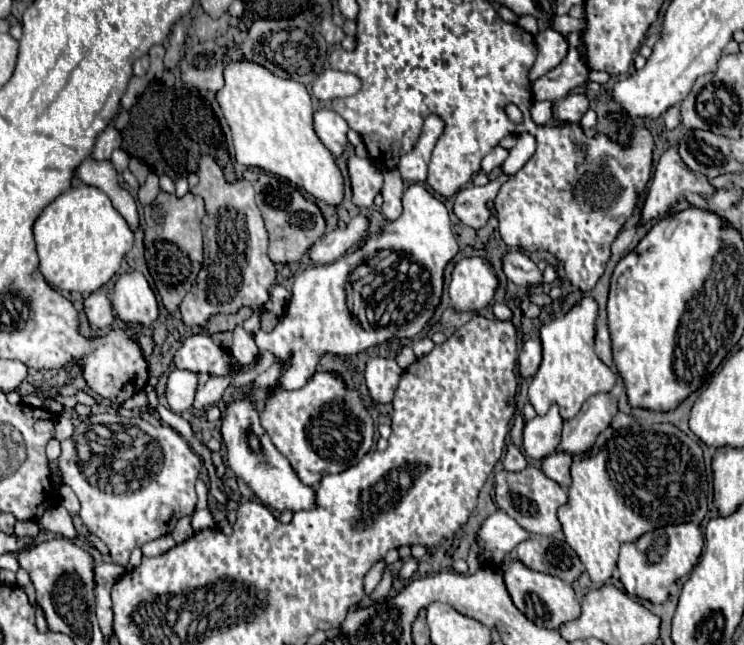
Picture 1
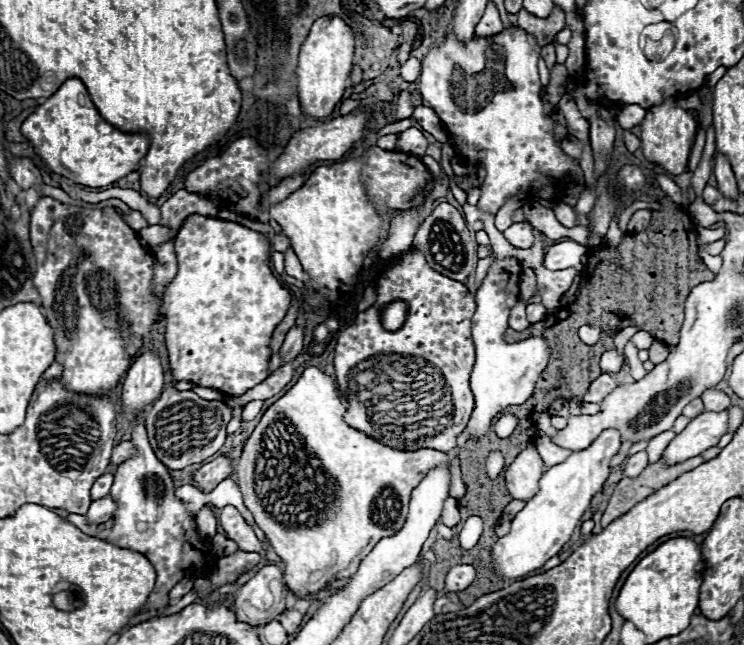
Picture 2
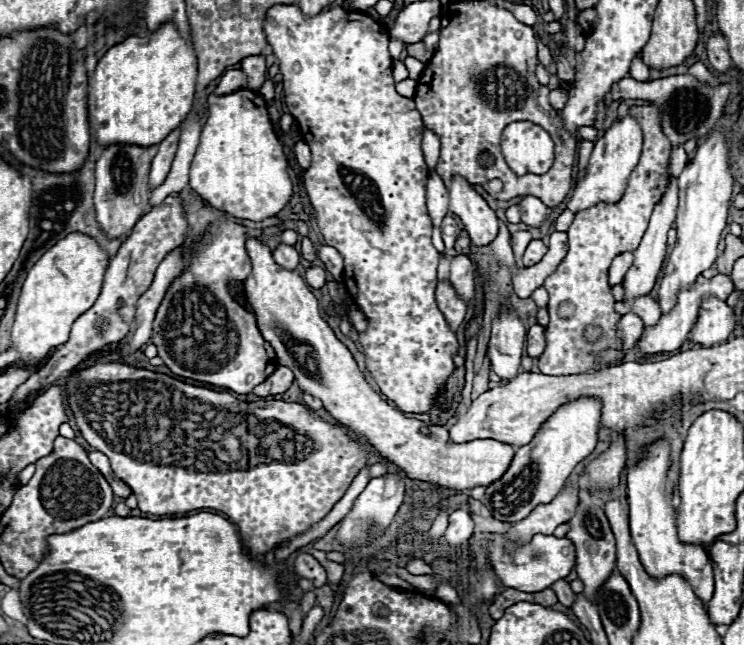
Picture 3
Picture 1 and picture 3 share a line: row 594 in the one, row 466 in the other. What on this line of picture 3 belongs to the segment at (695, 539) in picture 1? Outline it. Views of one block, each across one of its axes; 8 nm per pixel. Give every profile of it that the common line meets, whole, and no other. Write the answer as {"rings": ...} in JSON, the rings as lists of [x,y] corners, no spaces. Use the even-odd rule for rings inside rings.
{"rings":[[[660,438],[646,446],[644,458],[628,468],[628,504],[630,504],[630,532],[634,546],[640,554],[644,570],[652,578],[666,578],[678,574],[690,582],[694,594],[706,604],[714,592],[712,562],[702,546],[682,544],[676,534],[676,510],[672,506],[672,496],[664,496],[666,474],[668,474],[668,454],[670,444],[666,438]]]}

